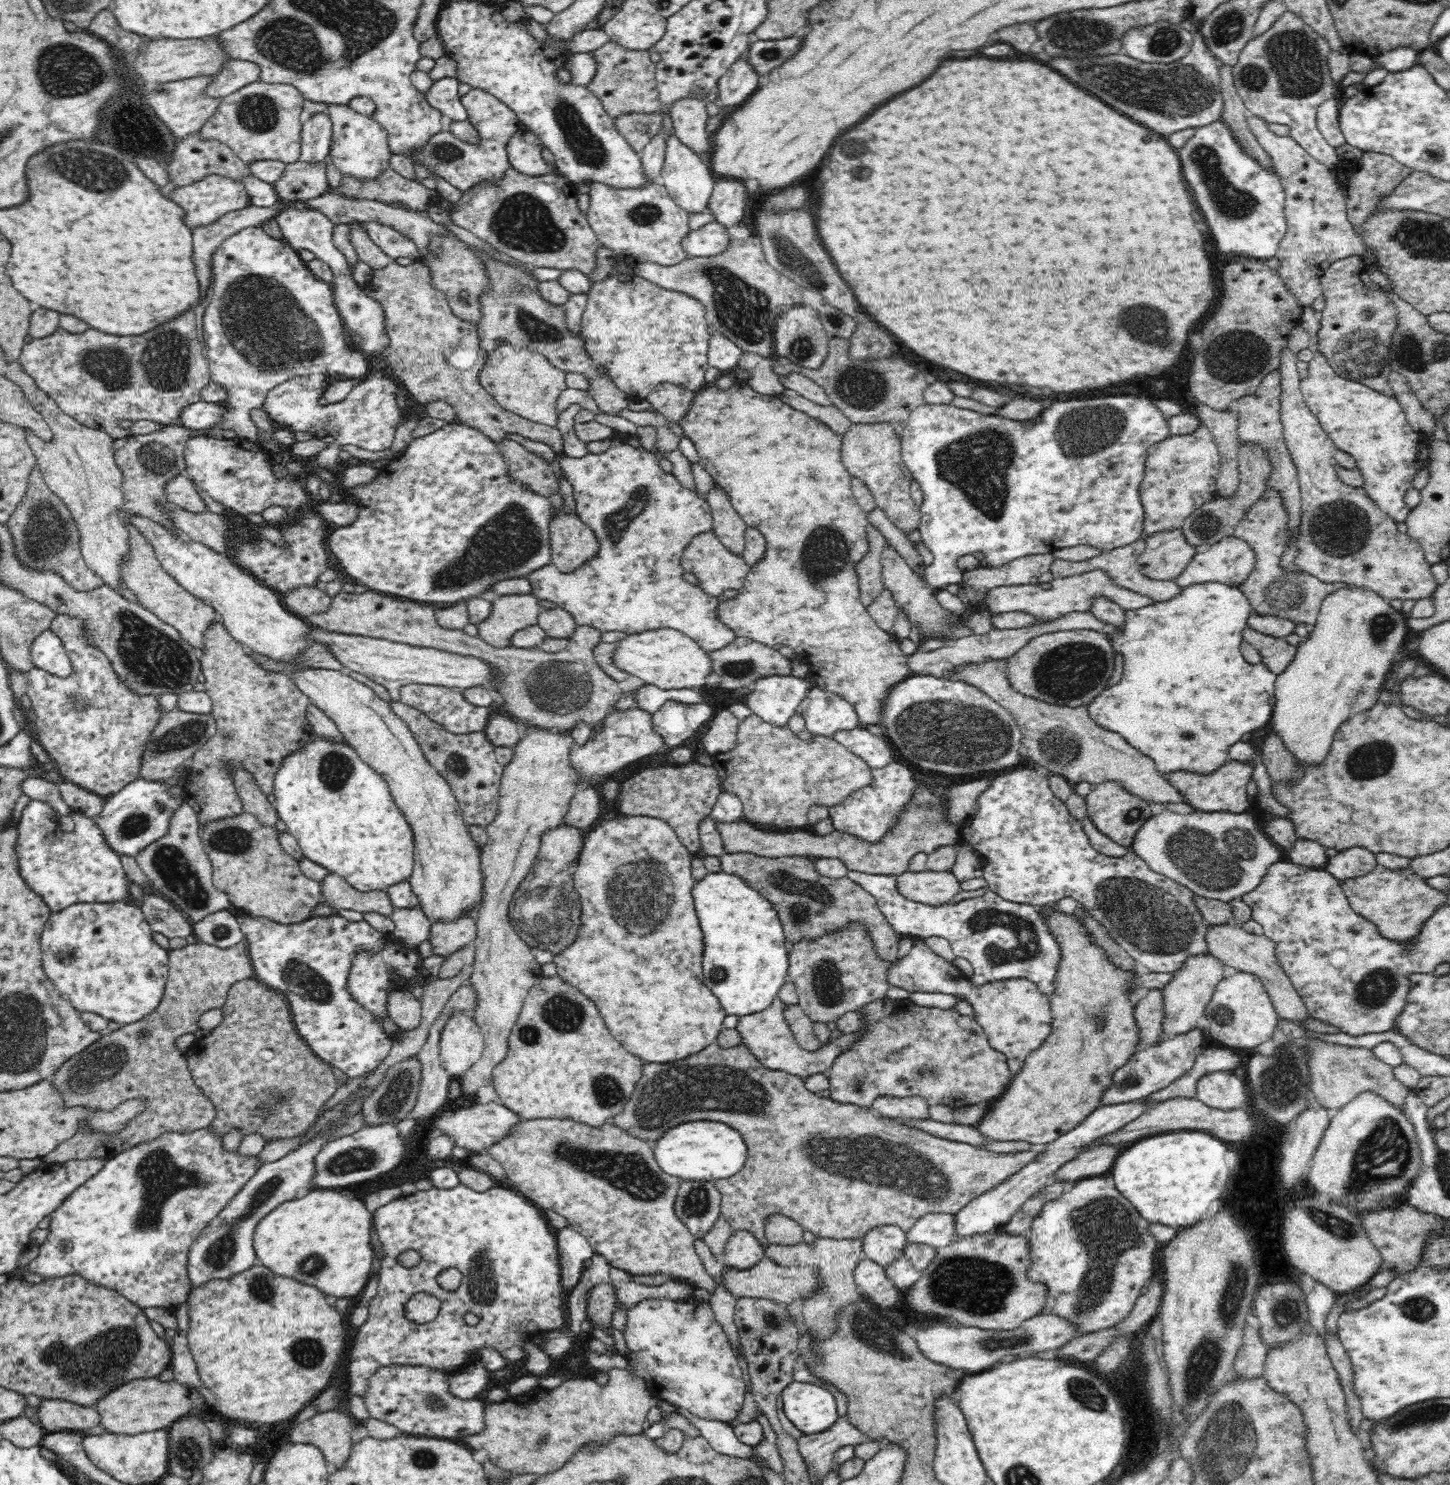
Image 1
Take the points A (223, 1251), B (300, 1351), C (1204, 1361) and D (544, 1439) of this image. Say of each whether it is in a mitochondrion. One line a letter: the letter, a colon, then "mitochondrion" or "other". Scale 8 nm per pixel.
A: mitochondrion
B: mitochondrion
C: mitochondrion
D: mitochondrion

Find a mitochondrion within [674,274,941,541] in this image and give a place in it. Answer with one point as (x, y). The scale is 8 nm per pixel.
(864, 389)

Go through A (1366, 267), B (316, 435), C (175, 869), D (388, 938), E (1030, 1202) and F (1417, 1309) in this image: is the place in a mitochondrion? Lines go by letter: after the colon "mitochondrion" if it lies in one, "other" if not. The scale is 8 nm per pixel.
A: other
B: other
C: mitochondrion
D: other
E: other
F: mitochondrion

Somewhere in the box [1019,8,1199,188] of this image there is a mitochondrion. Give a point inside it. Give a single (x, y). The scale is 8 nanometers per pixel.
(1078, 35)

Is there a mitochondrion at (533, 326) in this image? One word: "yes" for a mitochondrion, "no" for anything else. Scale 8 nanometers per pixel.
yes

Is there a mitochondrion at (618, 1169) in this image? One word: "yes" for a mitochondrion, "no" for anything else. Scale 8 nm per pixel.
yes

